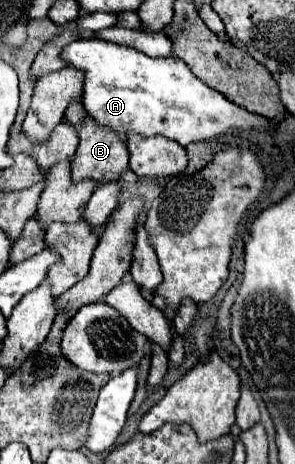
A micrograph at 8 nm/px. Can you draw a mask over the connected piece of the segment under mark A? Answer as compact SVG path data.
M77 39L65 45L61 51L63 61L73 67L83 71L85 81L83 81L83 107L85 111L97 121L101 127L109 127L115 131L121 141L127 141L129 131L137 135L163 135L171 141L177 141L181 147L187 147L191 143L199 143L211 137L217 137L229 129L251 129L251 127L267 127L271 121L257 115L249 113L247 109L231 103L225 99L219 91L211 89L205 85L201 79L193 75L193 71L181 61L179 57L149 57L133 47L117 45L111 41L101 41L101 39Z

